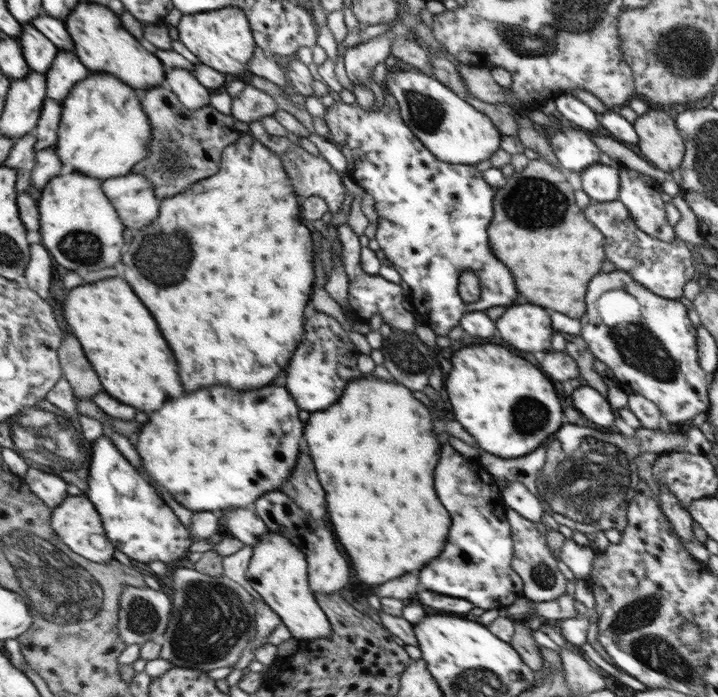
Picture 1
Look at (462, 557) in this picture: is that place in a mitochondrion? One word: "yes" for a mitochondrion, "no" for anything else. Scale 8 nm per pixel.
yes

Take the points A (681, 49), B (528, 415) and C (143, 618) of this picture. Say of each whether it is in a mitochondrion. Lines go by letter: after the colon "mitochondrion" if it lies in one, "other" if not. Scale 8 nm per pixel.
A: mitochondrion
B: mitochondrion
C: mitochondrion

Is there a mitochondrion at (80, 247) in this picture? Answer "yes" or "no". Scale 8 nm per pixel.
yes

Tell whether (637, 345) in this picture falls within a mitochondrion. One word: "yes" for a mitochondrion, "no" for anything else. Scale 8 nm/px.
yes

